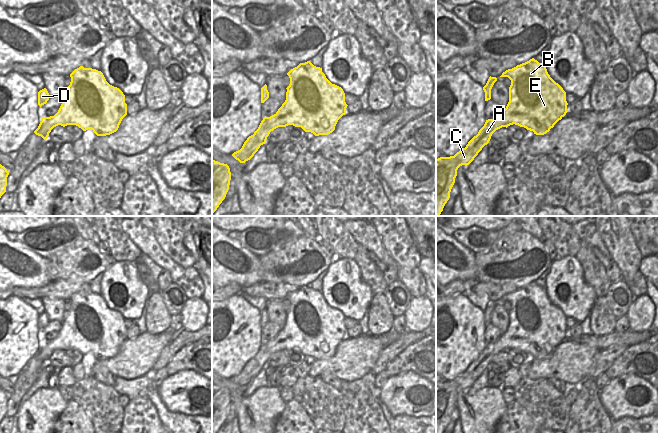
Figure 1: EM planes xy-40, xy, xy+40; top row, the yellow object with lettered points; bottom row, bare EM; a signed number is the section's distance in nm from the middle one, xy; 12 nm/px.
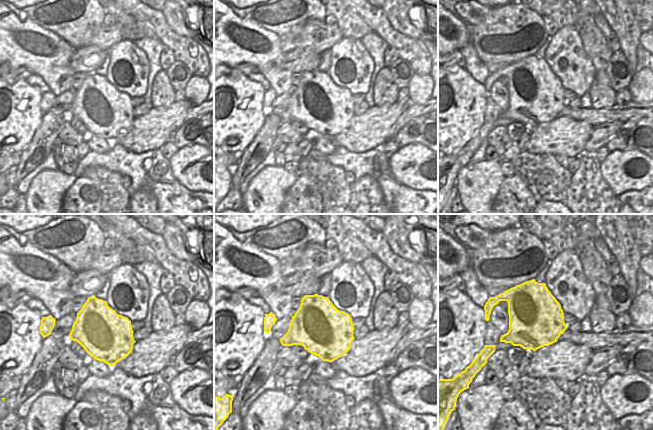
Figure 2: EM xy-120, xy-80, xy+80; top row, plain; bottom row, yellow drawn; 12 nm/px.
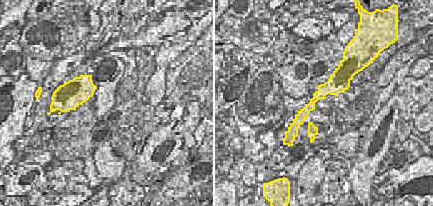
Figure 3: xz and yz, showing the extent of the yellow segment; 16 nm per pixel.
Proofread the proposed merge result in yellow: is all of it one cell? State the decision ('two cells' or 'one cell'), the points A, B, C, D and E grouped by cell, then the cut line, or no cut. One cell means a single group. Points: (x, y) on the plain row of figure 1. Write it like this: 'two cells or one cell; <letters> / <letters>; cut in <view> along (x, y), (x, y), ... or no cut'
one cell; A B C D E; no cut

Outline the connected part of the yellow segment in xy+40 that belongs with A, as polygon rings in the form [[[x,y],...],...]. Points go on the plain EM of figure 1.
[[[534,282],[506,294],[500,301],[508,301],[511,304],[509,326],[506,332],[502,333],[497,341],[486,344],[478,358],[461,375],[454,380],[436,383],[436,433],[443,433],[449,424],[458,392],[462,389],[469,389],[482,372],[489,367],[496,354],[515,348],[533,355],[536,359],[544,359],[568,336],[566,316],[550,301],[545,288],[539,287]]]

